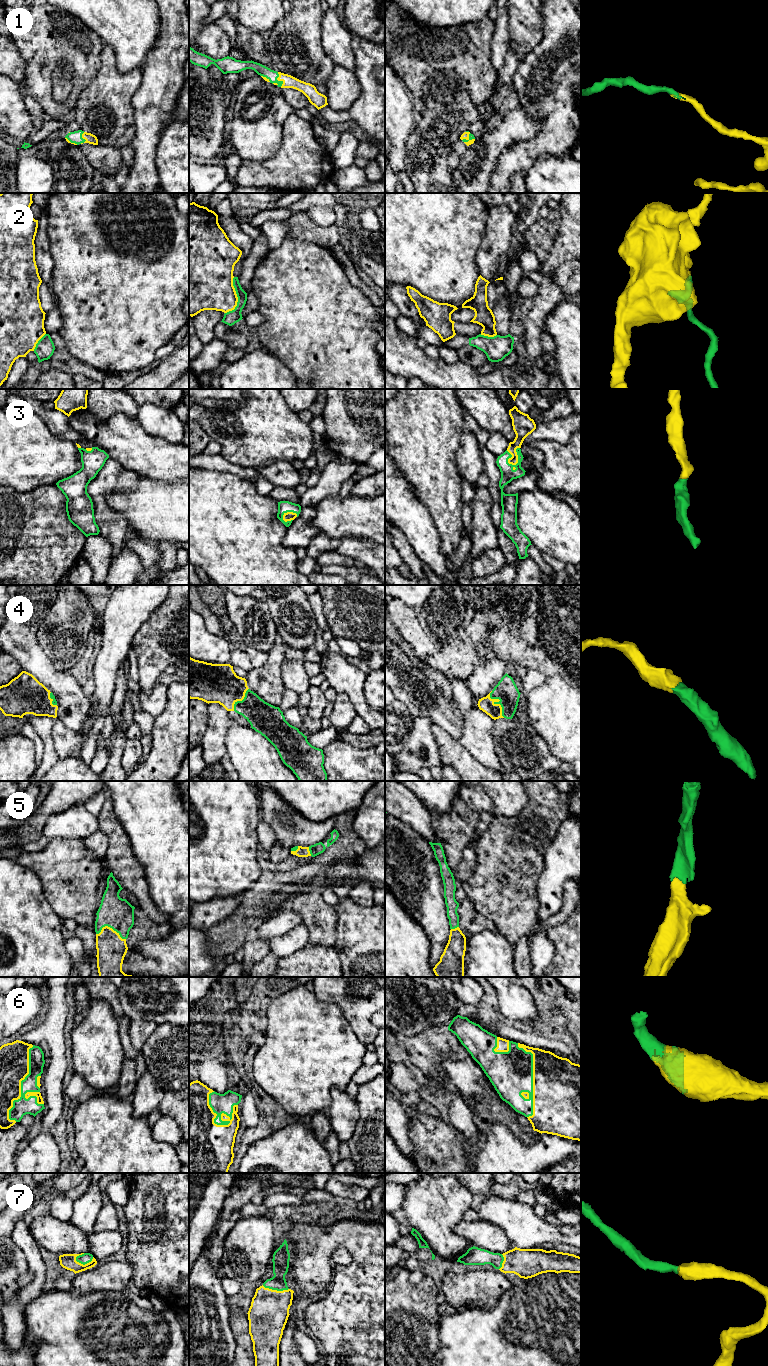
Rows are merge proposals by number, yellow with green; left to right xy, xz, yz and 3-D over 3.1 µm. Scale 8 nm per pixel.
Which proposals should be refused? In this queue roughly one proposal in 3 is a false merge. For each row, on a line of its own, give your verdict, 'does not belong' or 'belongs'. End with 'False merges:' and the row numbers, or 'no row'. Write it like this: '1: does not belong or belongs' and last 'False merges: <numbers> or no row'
1: belongs
2: does not belong
3: belongs
4: belongs
5: belongs
6: belongs
7: belongs
False merges: 2

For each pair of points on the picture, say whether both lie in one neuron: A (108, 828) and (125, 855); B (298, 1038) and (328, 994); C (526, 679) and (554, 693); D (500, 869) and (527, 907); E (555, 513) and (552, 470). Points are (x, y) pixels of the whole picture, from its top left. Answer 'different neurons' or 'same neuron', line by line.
A: same neuron
B: different neurons
C: different neurons
D: same neuron
E: different neurons

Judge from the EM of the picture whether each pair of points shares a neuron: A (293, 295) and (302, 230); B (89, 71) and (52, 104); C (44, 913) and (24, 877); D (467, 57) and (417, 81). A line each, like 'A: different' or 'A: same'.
A: different
B: same
C: same
D: same

